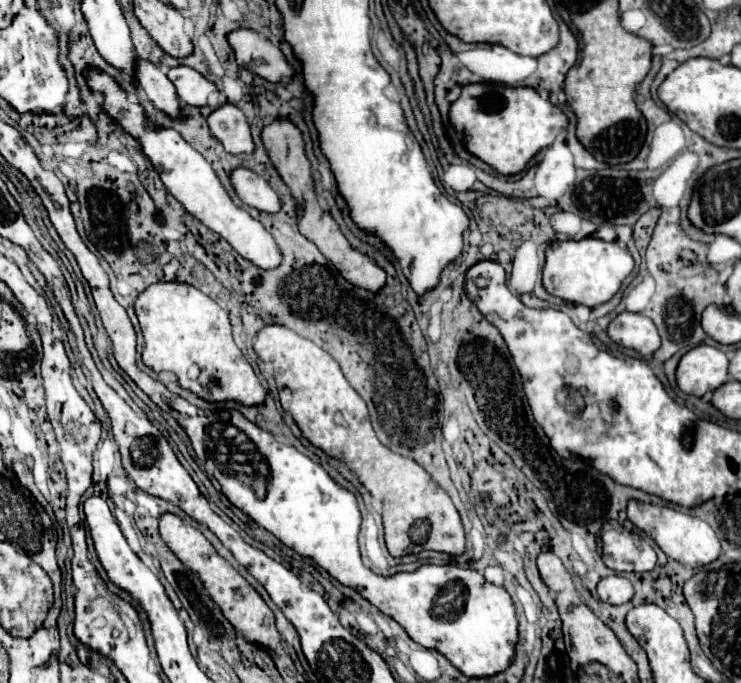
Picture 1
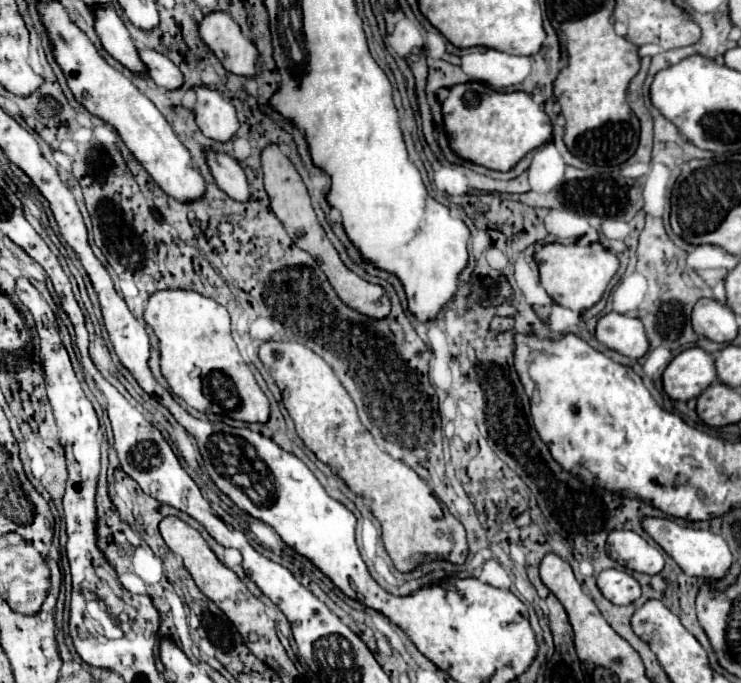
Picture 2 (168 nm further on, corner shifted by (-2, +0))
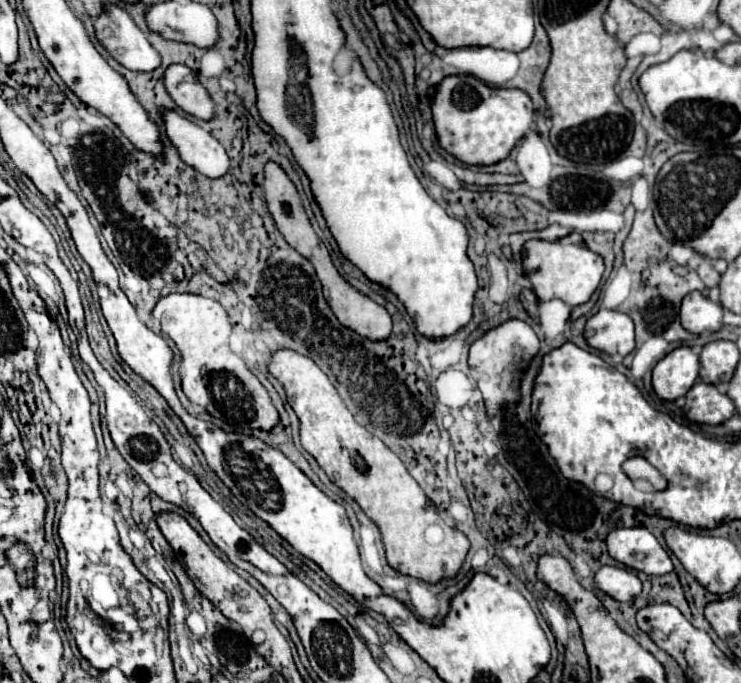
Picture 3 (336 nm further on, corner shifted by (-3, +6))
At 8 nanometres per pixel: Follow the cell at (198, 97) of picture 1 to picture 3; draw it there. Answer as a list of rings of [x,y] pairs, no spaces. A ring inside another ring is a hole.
[[[107,5],[107,13],[95,21],[101,45],[131,71],[155,71],[161,67],[161,55],[147,41],[145,33],[135,25],[131,15],[117,5]]]

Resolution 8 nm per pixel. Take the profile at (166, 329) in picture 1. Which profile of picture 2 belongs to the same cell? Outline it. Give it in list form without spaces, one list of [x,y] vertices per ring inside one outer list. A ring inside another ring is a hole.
[[[158,291],[148,299],[144,321],[154,329],[158,341],[160,341],[160,367],[162,375],[166,377],[170,389],[184,399],[190,407],[202,413],[216,413],[216,415],[228,415],[234,421],[244,423],[266,423],[270,419],[270,403],[262,389],[258,387],[250,367],[244,363],[232,335],[230,335],[230,315],[228,311],[218,305],[214,299],[208,299],[194,291]]]

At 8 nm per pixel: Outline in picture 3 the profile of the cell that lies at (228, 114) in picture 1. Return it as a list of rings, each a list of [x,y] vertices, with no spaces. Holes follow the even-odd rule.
[[[185,65],[167,67],[165,85],[175,105],[185,113],[203,121],[211,121],[215,117],[215,101],[189,67]]]

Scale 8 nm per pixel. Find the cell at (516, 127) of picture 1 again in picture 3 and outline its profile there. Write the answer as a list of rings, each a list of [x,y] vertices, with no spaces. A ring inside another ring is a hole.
[[[473,75],[445,77],[439,83],[437,95],[433,101],[433,121],[435,121],[435,131],[441,147],[467,165],[493,165],[507,159],[511,149],[517,145],[517,141],[529,133],[533,115],[535,115],[535,107],[527,93],[523,93],[521,89],[489,87],[489,85],[483,85],[483,81],[479,81]]]

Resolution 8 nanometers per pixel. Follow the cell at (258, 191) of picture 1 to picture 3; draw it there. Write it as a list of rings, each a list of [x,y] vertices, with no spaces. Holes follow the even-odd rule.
[[[165,113],[163,119],[171,143],[177,147],[181,159],[187,165],[211,179],[227,175],[231,167],[229,155],[213,135],[203,131],[193,121],[179,117],[179,113]]]

